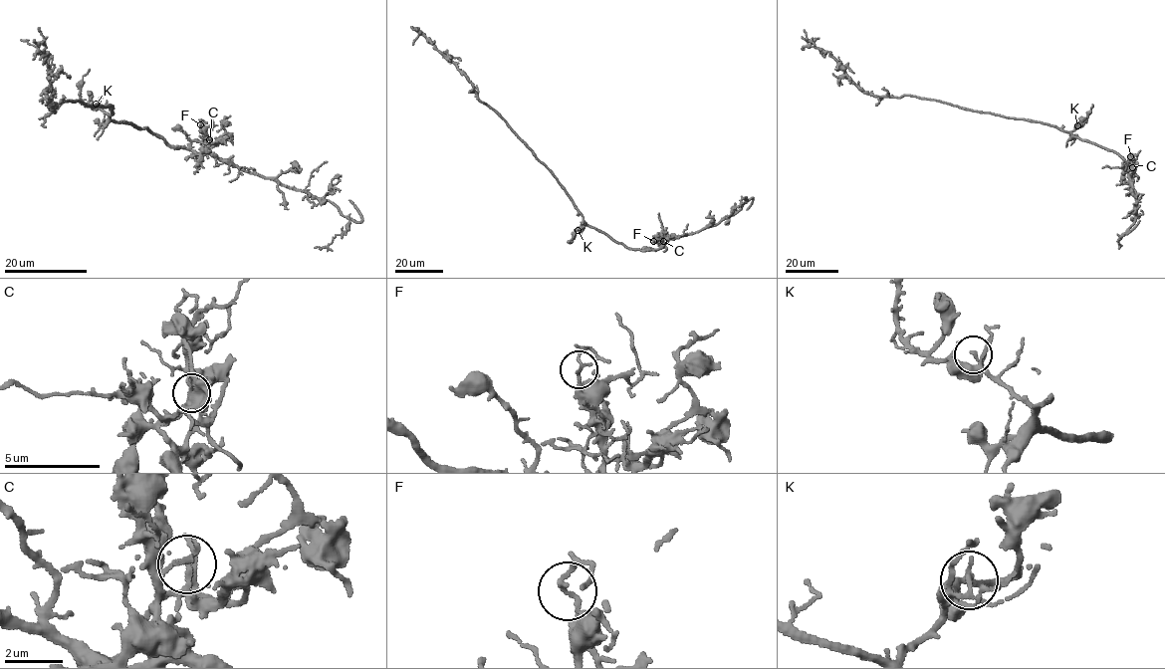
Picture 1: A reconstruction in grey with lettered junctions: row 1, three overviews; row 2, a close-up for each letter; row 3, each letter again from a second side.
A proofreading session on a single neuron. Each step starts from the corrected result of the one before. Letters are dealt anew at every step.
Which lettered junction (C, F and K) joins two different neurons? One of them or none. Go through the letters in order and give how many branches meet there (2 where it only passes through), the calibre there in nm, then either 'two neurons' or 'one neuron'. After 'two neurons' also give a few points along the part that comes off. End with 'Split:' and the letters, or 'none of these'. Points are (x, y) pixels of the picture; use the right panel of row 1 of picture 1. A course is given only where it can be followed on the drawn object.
C: 2 | 150 nm | two neurons | (1132, 167), (1129, 170), (1135, 170), (1137, 180)
F: 2 | 150 nm | one neuron
K: 2 | 120 nm | one neuron
Split: C

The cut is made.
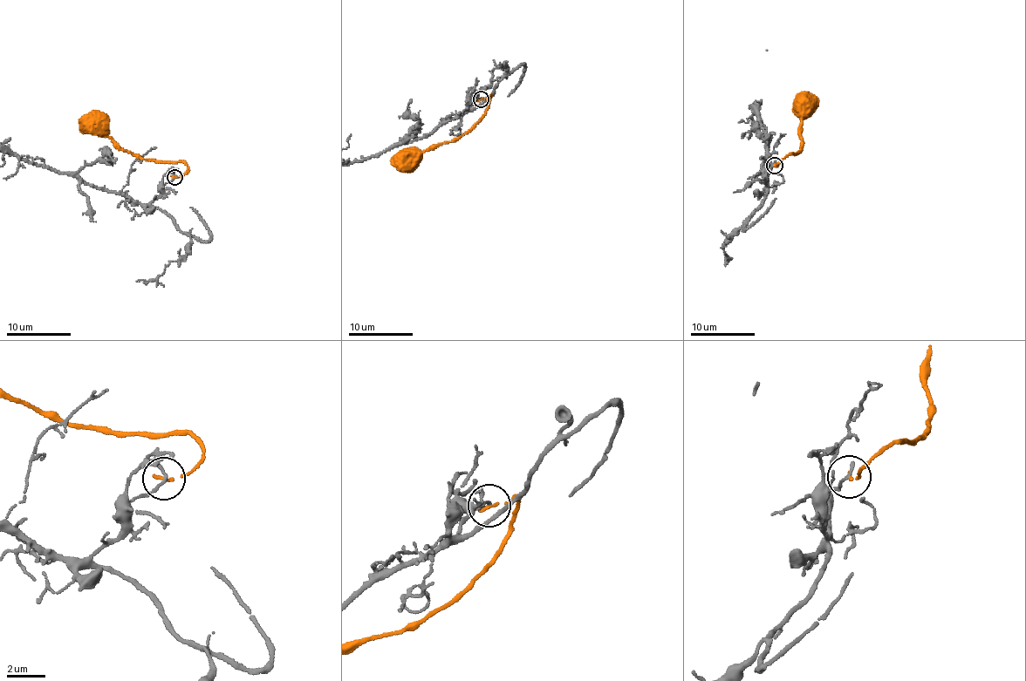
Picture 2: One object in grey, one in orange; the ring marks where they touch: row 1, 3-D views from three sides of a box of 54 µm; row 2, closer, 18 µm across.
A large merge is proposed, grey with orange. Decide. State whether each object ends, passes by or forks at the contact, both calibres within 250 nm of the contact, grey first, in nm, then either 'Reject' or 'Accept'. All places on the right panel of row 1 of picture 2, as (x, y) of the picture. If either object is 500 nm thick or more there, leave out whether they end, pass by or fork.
At the ring grey ends. At the ring orange ends. Thickness 170 nm (grey) against 130 nm. Reject

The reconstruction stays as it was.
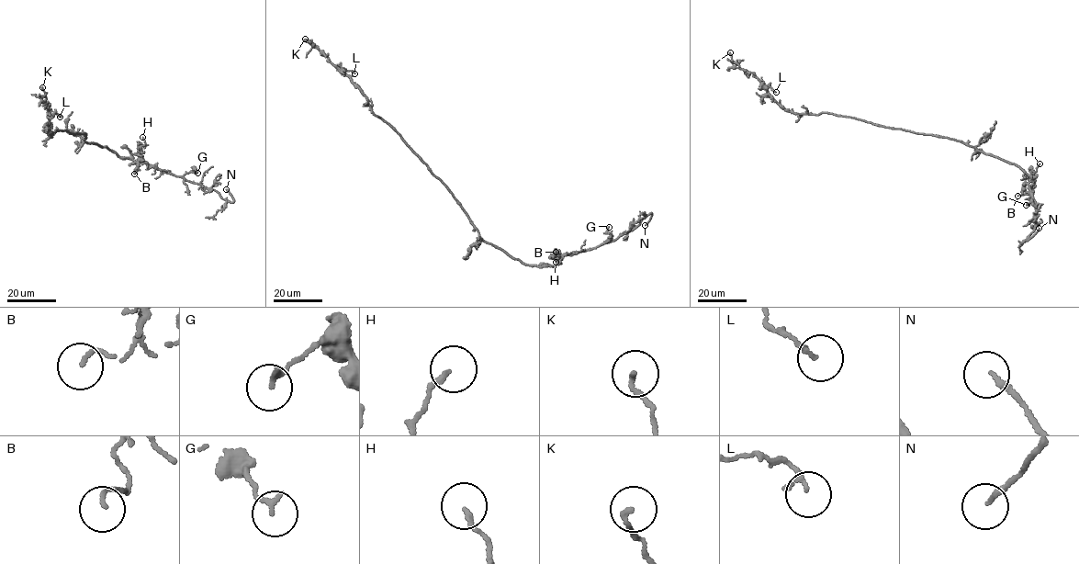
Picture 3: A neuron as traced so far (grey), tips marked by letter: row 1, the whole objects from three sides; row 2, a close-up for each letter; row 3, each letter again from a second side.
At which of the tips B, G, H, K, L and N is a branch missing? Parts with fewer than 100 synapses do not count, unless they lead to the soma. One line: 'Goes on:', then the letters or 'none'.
Goes on: N

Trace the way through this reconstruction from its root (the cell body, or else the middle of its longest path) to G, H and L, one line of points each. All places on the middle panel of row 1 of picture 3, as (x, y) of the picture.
G: (466, 212), (483, 240), (523, 263), (538, 266), (554, 265), (565, 255), (601, 245), (611, 235), (609, 227)
H: (466, 212), (479, 237), (515, 259), (542, 266), (554, 265), (561, 258), (555, 258), (559, 258), (556, 262)
L: (466, 212), (403, 138), (374, 114), (367, 97), (340, 69), (354, 73)

